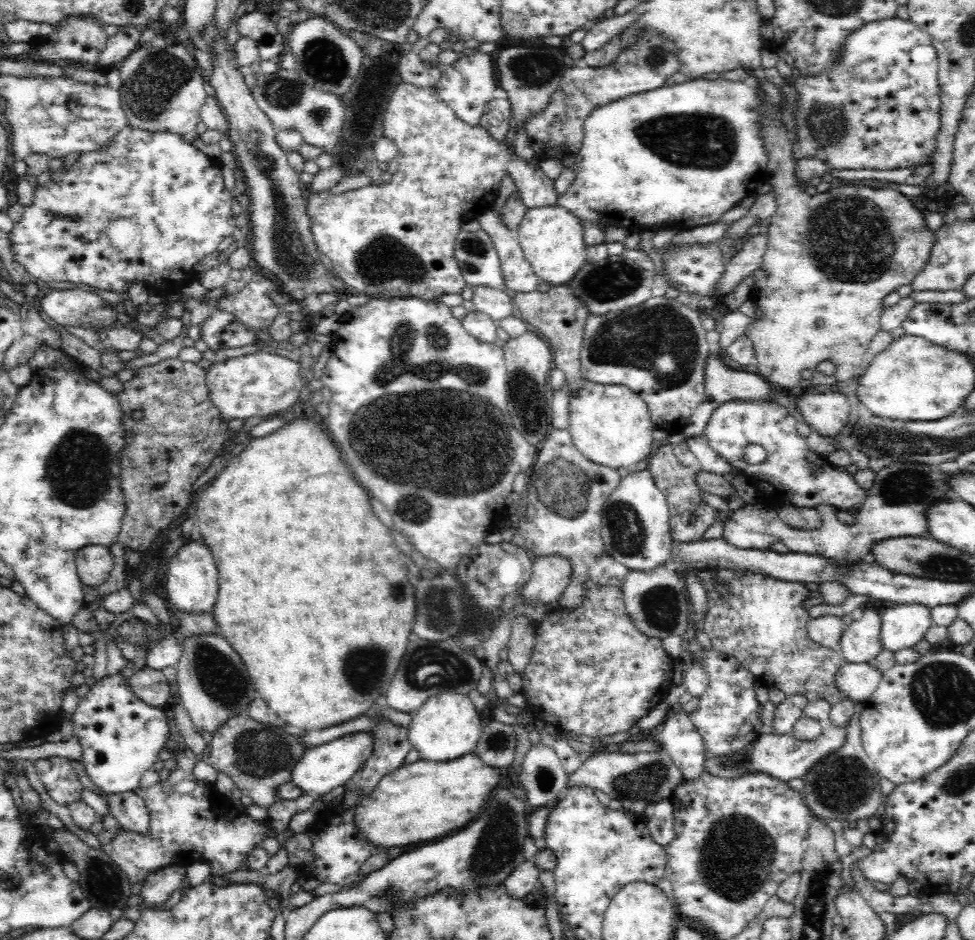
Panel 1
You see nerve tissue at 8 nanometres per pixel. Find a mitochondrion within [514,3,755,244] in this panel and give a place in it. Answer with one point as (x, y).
(698, 140)

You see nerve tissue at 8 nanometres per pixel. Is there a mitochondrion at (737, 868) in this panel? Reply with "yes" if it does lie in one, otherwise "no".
yes

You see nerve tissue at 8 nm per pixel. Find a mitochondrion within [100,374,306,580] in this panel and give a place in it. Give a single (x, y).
(146, 467)

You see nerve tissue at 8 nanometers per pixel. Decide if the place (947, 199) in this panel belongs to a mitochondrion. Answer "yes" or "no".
no

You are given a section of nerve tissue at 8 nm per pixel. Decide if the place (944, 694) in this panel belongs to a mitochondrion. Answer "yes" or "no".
yes

